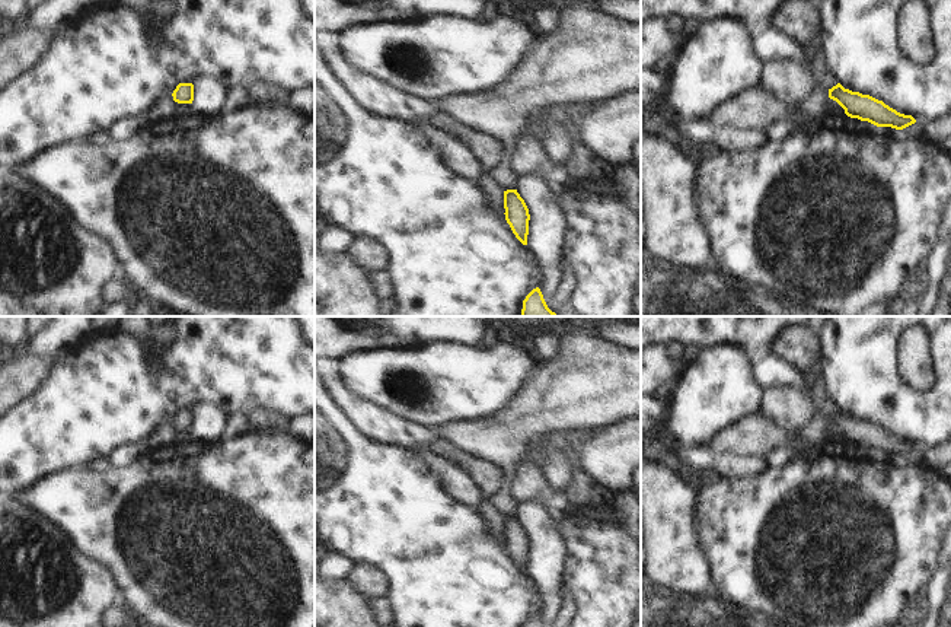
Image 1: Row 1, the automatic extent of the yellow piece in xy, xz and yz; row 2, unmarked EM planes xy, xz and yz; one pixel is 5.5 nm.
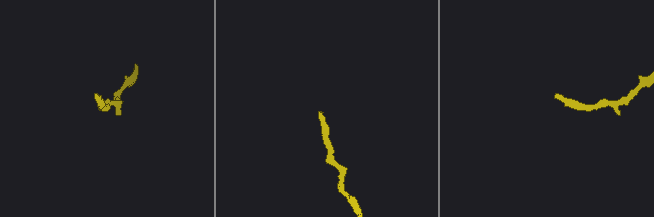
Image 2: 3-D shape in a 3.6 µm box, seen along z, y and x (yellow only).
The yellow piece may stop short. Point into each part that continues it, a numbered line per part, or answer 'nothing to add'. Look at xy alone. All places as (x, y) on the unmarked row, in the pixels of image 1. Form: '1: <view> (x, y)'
nothing to add

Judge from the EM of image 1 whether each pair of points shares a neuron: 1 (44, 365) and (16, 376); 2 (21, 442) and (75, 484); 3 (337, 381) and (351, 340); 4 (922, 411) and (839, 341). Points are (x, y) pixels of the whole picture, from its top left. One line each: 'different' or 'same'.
1: same
2: different
3: different
4: same

